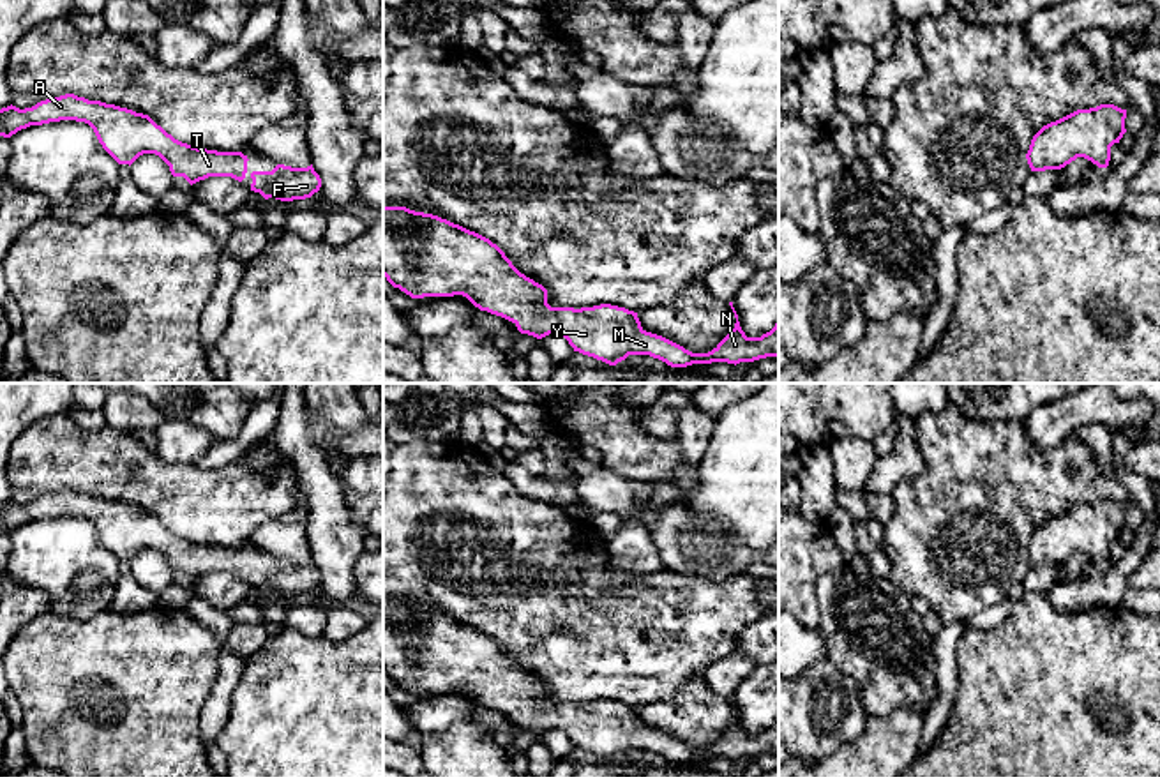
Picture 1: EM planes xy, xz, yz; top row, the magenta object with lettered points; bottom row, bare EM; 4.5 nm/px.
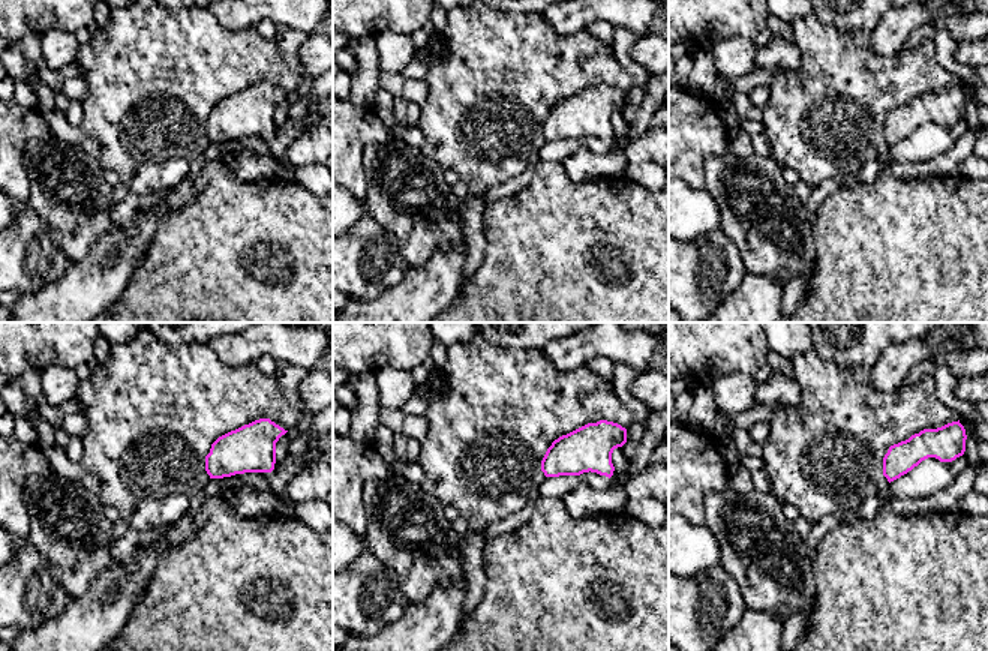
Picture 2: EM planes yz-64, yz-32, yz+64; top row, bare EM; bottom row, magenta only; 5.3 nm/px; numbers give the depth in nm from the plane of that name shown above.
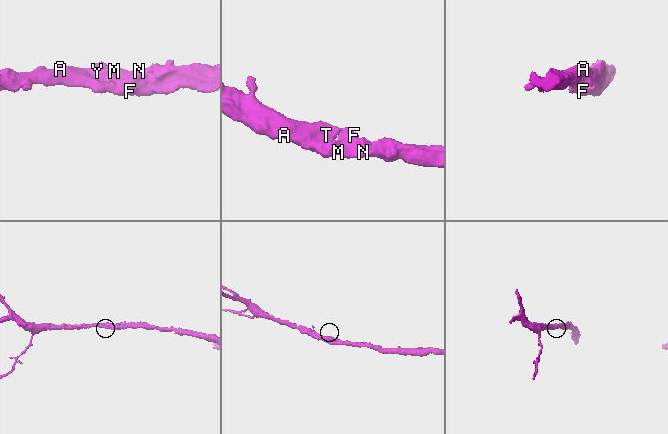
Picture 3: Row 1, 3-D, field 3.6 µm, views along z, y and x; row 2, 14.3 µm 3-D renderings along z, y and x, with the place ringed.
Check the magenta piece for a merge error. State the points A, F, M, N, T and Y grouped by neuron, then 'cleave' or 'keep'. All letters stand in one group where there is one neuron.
groups A F M N T Y; keep

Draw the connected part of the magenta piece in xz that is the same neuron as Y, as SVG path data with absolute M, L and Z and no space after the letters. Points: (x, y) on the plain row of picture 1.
M383 600L383 671L411 694L424 692L466 692L480 706L512 717L521 729L542 735L549 729L563 731L574 747L616 761L629 751L650 751L671 763L712 758L754 758L766 752L779 754L779 717L761 733L747 733L738 710L729 698L736 719L734 724L708 749L692 749L683 742L646 728L637 708L625 703L600 699L593 703L551 703L547 685L521 669L505 648L489 634L433 609L415 607L406 602Z

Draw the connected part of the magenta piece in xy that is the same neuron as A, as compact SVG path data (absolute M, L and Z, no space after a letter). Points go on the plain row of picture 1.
M74 489L46 494L25 505L12 500L2 503L0 532L11 533L30 521L60 516L88 519L118 560L131 562L139 551L155 549L169 562L173 572L184 572L191 581L208 572L231 572L242 577L247 569L249 554L242 547L217 547L182 539L148 510Z

